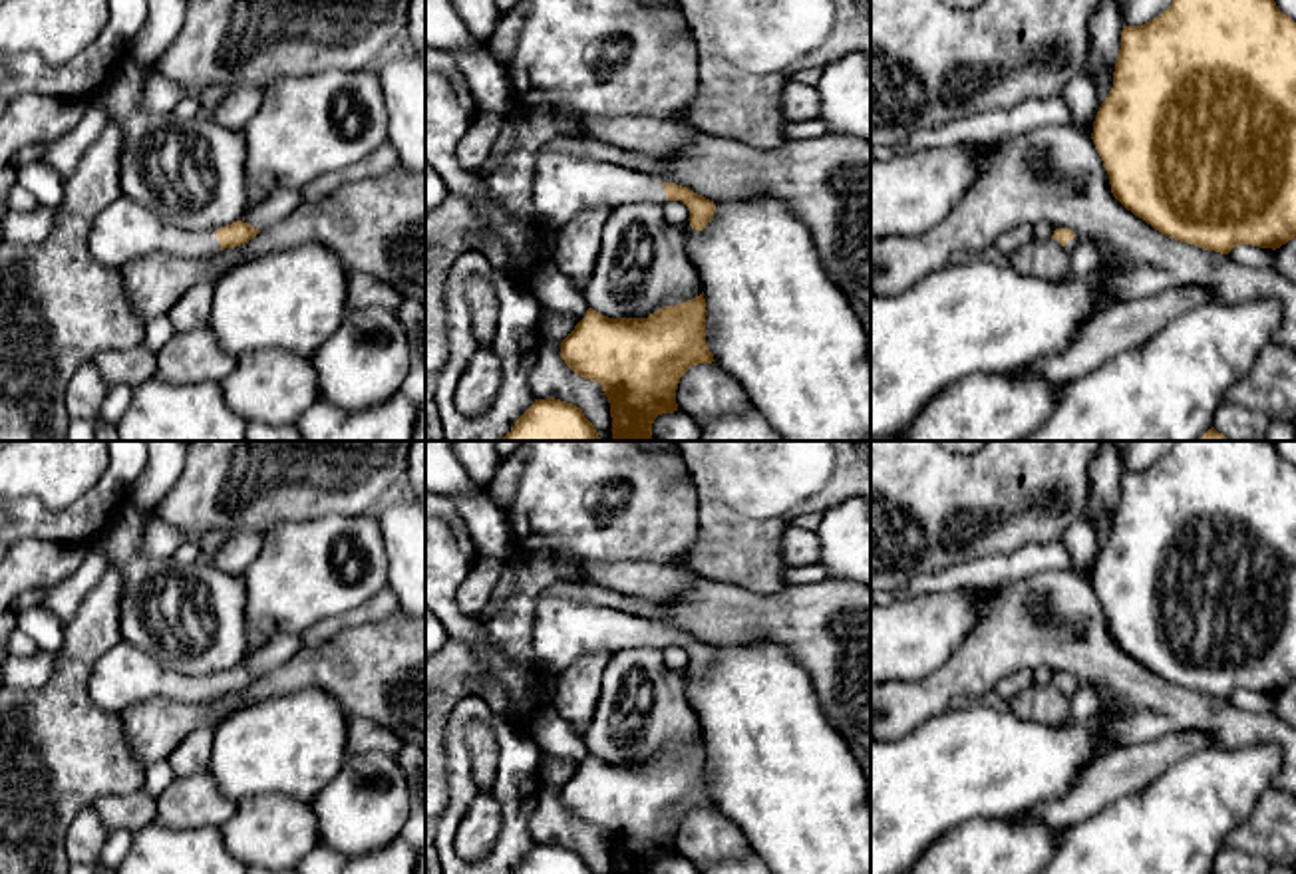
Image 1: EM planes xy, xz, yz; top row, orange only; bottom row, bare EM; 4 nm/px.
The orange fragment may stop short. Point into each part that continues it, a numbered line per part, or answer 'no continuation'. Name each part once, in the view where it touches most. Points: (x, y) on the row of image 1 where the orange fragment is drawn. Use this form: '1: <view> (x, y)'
1: xy (128, 231)

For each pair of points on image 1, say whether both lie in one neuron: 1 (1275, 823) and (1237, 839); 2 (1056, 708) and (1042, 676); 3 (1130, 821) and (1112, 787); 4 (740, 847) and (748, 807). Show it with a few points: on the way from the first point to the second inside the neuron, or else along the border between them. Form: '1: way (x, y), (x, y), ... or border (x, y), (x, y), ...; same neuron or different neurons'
1: way (1265, 833), (1247, 837); same neuron
2: border (1050, 682), (1034, 686); different neurons
3: border (1159, 777), (1078, 825); different neurons
4: border (714, 807), (742, 833), (754, 851); different neurons

